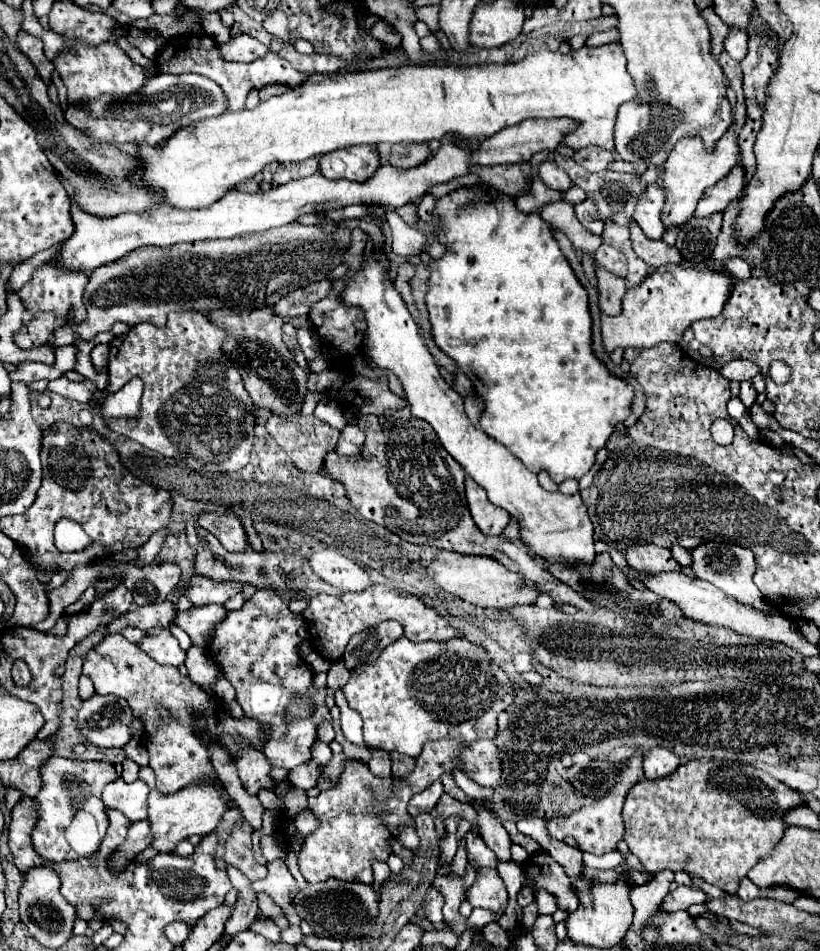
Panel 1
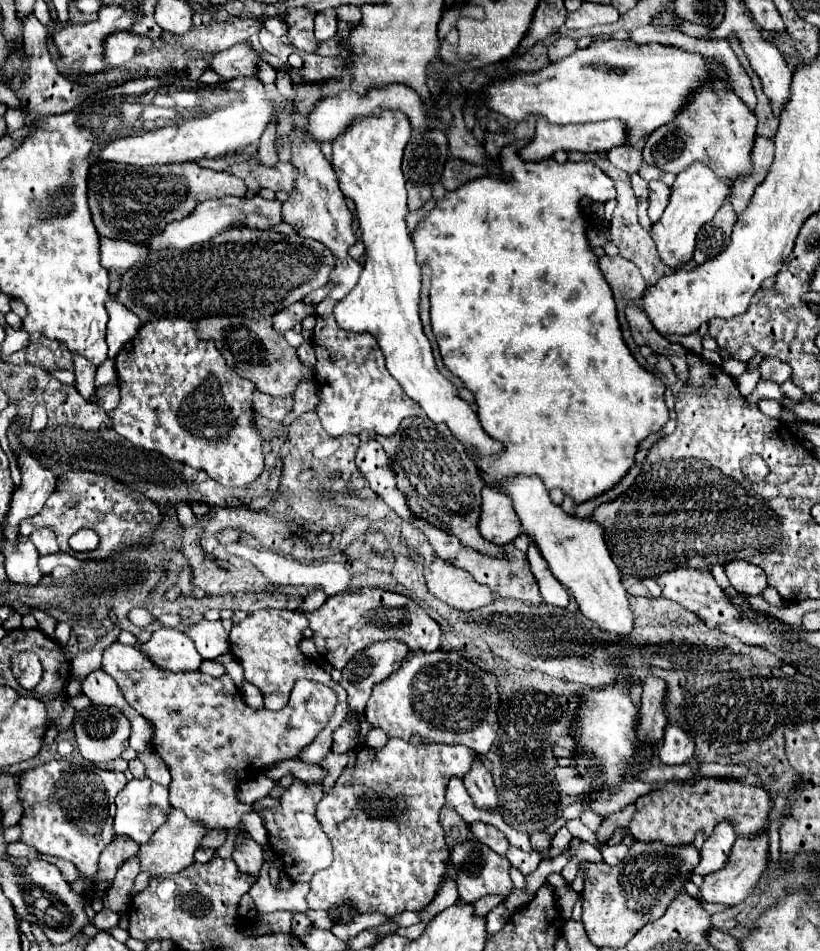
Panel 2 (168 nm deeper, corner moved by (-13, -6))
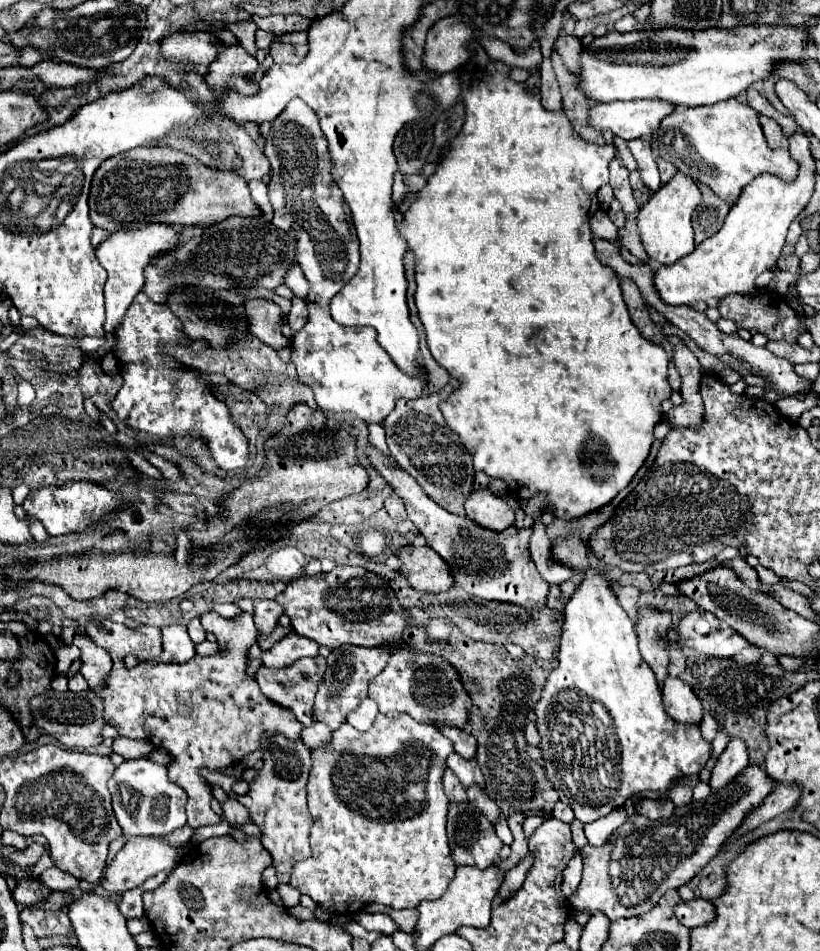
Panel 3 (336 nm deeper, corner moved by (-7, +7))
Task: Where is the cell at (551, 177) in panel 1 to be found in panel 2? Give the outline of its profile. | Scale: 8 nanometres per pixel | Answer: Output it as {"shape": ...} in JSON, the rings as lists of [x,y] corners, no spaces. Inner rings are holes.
{"shape":[[[508,144],[508,146],[502,148],[502,152],[500,152],[500,170],[502,170],[504,174],[502,174],[500,178],[482,176],[482,178],[476,178],[476,180],[468,182],[468,184],[462,184],[458,190],[446,192],[446,196],[444,196],[442,200],[438,200],[436,206],[428,212],[428,216],[416,226],[416,230],[412,232],[412,242],[414,242],[416,254],[424,254],[424,262],[432,268],[432,278],[430,278],[430,280],[432,280],[432,288],[430,288],[430,320],[432,320],[432,330],[434,330],[434,336],[436,336],[436,342],[438,342],[438,348],[440,348],[442,362],[444,362],[444,366],[446,366],[452,374],[456,374],[456,376],[466,384],[466,388],[474,394],[476,406],[478,406],[476,414],[478,414],[480,424],[482,424],[482,428],[486,430],[486,434],[488,434],[490,438],[500,440],[500,442],[504,444],[504,450],[502,450],[500,454],[496,454],[496,456],[492,456],[492,458],[478,458],[480,470],[482,470],[484,474],[492,476],[492,478],[498,480],[498,482],[502,482],[502,480],[506,480],[506,478],[510,478],[510,476],[516,476],[516,474],[538,476],[538,478],[544,482],[546,490],[560,488],[560,490],[562,490],[566,496],[570,496],[576,504],[582,504],[582,502],[588,502],[588,500],[592,500],[592,498],[596,498],[596,496],[602,496],[604,492],[612,490],[612,488],[628,474],[628,470],[632,468],[634,456],[636,456],[636,450],[638,450],[640,440],[644,440],[646,436],[658,432],[658,430],[668,422],[668,408],[666,408],[666,404],[664,404],[666,386],[662,384],[660,378],[656,378],[652,372],[648,372],[644,366],[640,366],[640,364],[636,362],[636,358],[632,356],[632,352],[628,350],[628,346],[626,346],[626,342],[624,342],[624,336],[622,336],[622,330],[620,330],[620,322],[618,322],[618,312],[616,312],[616,302],[614,302],[612,290],[610,290],[608,282],[604,280],[602,270],[600,270],[600,266],[598,266],[598,258],[594,256],[594,252],[592,252],[592,248],[590,248],[590,244],[588,244],[588,238],[586,238],[586,232],[588,232],[588,226],[590,226],[590,224],[588,224],[588,220],[584,218],[584,212],[580,210],[580,200],[582,200],[582,198],[588,198],[588,200],[592,200],[592,202],[606,202],[606,200],[612,200],[612,198],[616,196],[614,180],[608,178],[608,176],[606,176],[598,166],[594,166],[592,162],[564,162],[564,164],[558,164],[558,162],[552,160],[552,158],[546,158],[546,160],[542,160],[542,162],[526,162],[526,160],[522,160],[522,158],[518,156],[518,152],[520,152],[522,146],[524,146],[524,144],[518,144],[518,146]]]}

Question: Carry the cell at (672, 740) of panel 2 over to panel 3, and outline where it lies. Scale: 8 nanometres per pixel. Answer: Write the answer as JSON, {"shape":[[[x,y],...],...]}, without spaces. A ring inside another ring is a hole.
{"shape":[[[668,677],[664,681],[662,701],[664,701],[666,713],[678,723],[694,725],[694,723],[700,723],[700,719],[704,715],[702,705],[700,705],[698,697],[694,695],[694,691],[676,677]]]}

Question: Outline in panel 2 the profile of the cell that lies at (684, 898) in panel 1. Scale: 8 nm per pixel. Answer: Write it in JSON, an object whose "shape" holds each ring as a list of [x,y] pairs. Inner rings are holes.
{"shape":[[[766,828],[752,838],[738,838],[730,850],[730,856],[728,856],[724,868],[704,876],[704,884],[700,888],[702,900],[718,902],[724,906],[736,906],[736,904],[744,902],[750,896],[752,888],[756,886],[762,870],[766,870],[768,858],[770,858],[770,852],[768,852],[768,830]]]}

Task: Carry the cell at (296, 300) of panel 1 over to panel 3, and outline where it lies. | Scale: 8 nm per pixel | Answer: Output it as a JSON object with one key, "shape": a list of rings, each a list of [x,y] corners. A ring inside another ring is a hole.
{"shape":[[[246,299],[246,319],[250,323],[250,333],[260,341],[280,351],[290,347],[290,339],[282,335],[282,309],[270,299]]]}

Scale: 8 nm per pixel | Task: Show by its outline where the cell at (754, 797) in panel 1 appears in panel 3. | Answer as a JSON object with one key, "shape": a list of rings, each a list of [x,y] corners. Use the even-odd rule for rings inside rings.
{"shape":[[[644,799],[642,803],[634,803],[634,809],[638,815],[644,815],[652,821],[658,821],[658,819],[668,819],[674,813],[676,805],[670,799],[656,799],[656,801]]]}

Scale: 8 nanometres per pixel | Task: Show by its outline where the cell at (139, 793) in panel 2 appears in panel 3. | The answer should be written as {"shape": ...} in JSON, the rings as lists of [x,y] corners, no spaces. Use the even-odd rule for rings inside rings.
{"shape":[[[150,759],[124,761],[110,777],[108,789],[112,793],[112,807],[124,837],[164,837],[186,825],[186,793],[166,777],[166,767]]]}

